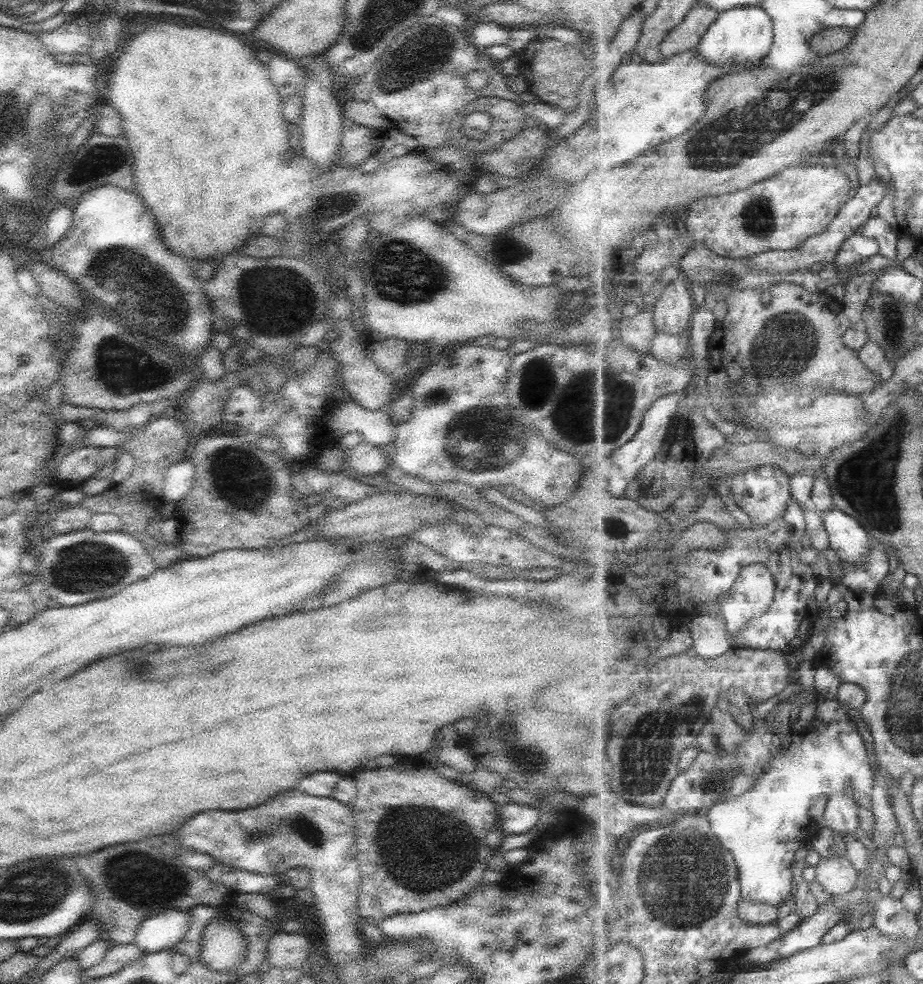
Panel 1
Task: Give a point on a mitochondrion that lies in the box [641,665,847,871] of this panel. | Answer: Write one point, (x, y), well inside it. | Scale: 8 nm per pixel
(730, 771)

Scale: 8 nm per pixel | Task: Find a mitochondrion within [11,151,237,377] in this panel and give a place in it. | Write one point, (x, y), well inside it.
(116, 275)

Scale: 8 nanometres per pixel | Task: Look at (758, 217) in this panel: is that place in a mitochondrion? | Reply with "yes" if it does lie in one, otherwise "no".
yes

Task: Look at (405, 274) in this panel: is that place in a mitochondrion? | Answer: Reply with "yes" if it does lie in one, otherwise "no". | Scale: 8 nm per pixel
yes

